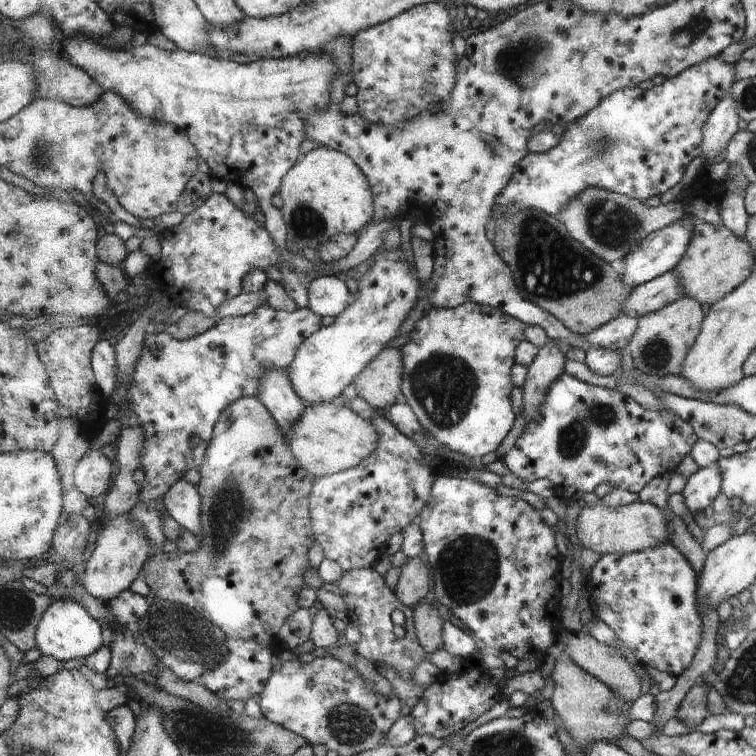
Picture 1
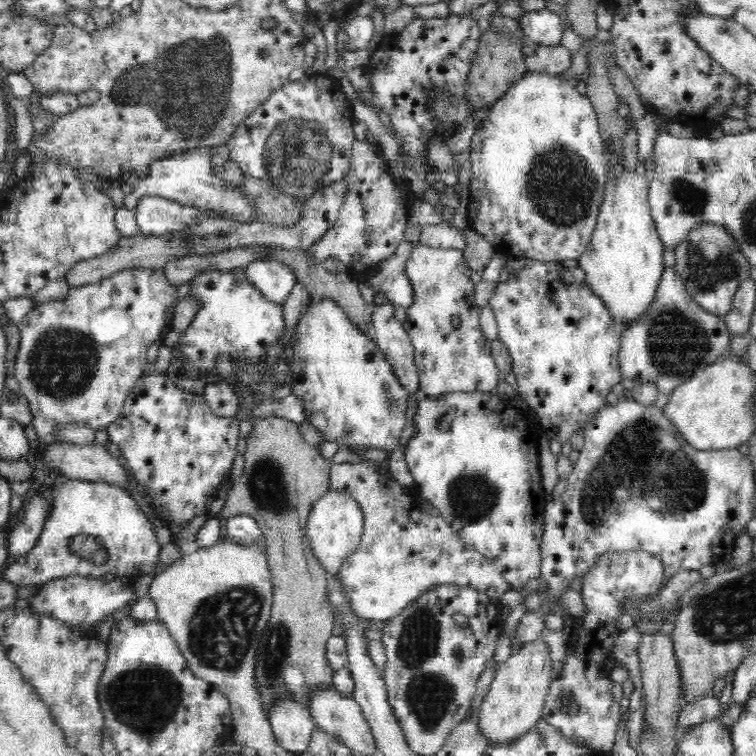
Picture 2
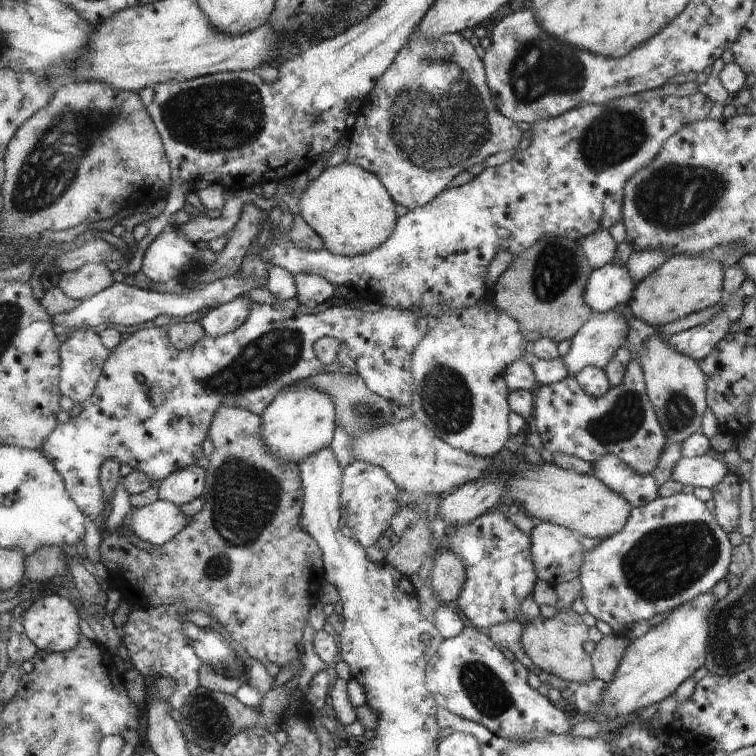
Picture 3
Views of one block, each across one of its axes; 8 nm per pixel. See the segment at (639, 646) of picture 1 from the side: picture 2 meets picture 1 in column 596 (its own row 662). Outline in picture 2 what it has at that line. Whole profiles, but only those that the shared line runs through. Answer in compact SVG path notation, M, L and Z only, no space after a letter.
M646 552L606 553L596 561L592 572L583 578L580 594L586 612L580 617L582 622L576 628L572 628L566 645L566 658L562 660L561 673L549 686L542 716L542 719L547 720L548 724L552 724L552 727L557 728L564 736L574 737L578 744L593 751L613 750L616 732L621 722L621 704L614 700L613 681L610 679L610 672L619 665L614 657L614 645L623 632L617 621L627 612L625 606L630 605L630 600L640 603L655 600L664 588L664 582L665 569L662 559L659 555Z

